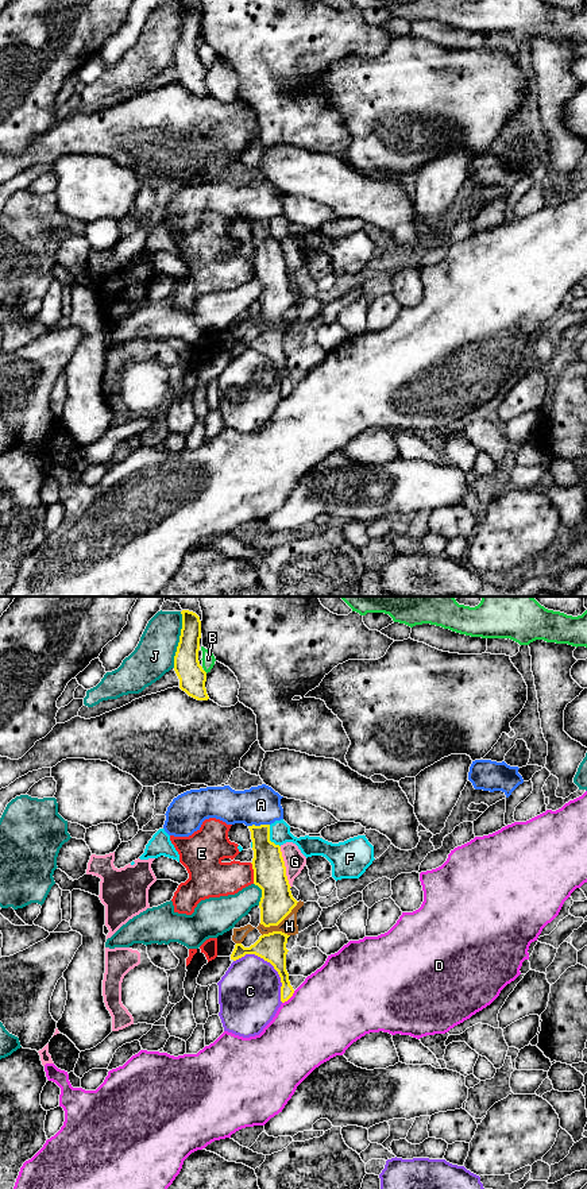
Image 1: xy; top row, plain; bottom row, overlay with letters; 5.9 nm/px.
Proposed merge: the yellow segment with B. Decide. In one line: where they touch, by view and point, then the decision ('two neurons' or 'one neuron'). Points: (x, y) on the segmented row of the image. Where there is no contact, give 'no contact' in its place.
contact xy (204, 671); two neurons

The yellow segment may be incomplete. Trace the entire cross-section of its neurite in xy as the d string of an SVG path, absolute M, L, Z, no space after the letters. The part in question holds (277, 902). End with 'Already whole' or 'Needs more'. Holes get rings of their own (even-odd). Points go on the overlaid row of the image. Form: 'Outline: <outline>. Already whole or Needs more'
Outline: M270 825L248 826L252 839L254 884L262 889L260 924L278 926L297 906L281 846L270 841Z. Already whole

